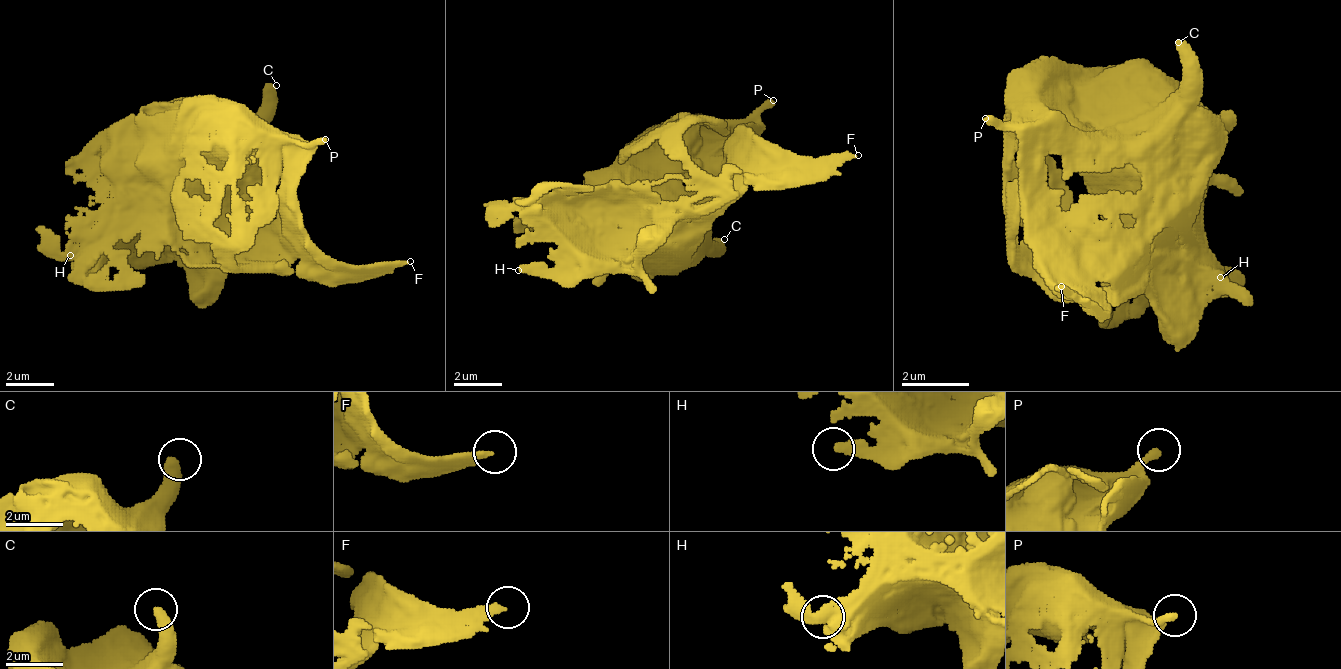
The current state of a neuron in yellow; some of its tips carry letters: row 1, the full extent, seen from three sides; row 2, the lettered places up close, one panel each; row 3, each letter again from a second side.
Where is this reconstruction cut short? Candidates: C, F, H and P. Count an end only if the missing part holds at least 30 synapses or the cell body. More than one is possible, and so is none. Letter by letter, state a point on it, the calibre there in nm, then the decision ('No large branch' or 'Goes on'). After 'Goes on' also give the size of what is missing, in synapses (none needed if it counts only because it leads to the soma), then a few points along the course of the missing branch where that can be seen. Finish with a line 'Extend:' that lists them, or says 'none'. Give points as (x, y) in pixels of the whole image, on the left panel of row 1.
C: Place: (276, 85). Thickness 480 nm. No large branch
F: Place: (410, 261). Thickness 240 nm. Goes on. Roughly 200 synapses
H: Place: (70, 255). Thickness 300 nm. No large branch
P: Place: (325, 139). Thickness 260 nm. No large branch
Extend: F

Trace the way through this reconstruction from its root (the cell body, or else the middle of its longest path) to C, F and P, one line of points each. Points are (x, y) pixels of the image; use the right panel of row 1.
C: (1153, 143), (1162, 143), (1178, 126), (1178, 84), (1187, 76), (1187, 51), (1178, 42)
F: (1153, 143), (1145, 151), (1145, 210), (1078, 277), (1078, 286), (1069, 294), (1061, 286)
P: (1153, 143), (1044, 143), (1027, 126), (994, 126), (985, 118)

